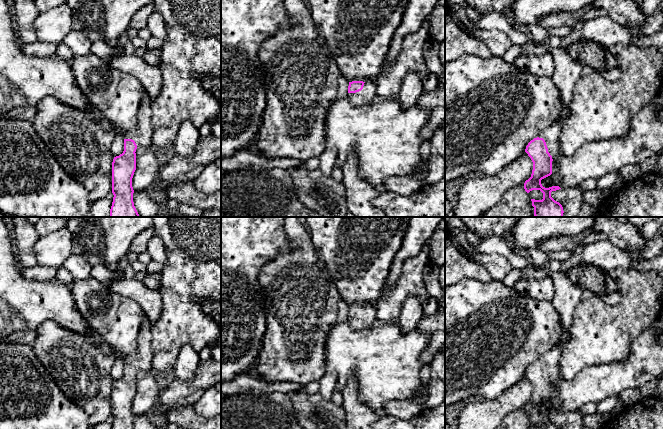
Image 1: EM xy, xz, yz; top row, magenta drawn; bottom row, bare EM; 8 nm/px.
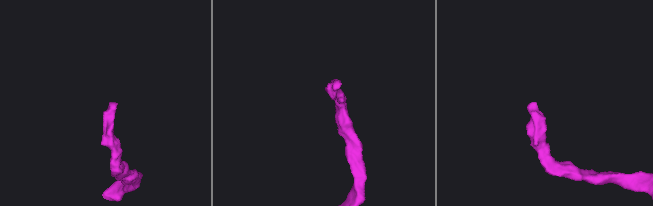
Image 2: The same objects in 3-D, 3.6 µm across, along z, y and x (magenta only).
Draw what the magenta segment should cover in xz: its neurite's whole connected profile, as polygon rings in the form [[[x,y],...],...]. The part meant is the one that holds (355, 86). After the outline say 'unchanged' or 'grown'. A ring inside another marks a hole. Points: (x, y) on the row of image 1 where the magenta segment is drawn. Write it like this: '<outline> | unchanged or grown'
[[[375,80],[349,82],[348,98],[354,107],[372,104],[377,100]]] | grown

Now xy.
[[[145,96],[138,112],[135,129],[124,133],[124,151],[112,162],[112,193],[114,195],[109,217],[140,217],[133,202],[132,178],[136,170],[136,149],[151,147],[152,100]]] | grown

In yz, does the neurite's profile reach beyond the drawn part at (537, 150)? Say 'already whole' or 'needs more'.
needs more

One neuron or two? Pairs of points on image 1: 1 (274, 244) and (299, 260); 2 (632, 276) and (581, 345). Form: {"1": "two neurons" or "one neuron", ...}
{"1": "two neurons", "2": "one neuron"}

